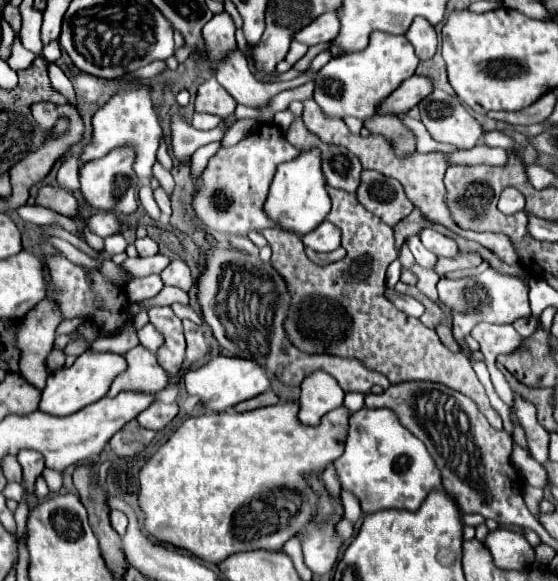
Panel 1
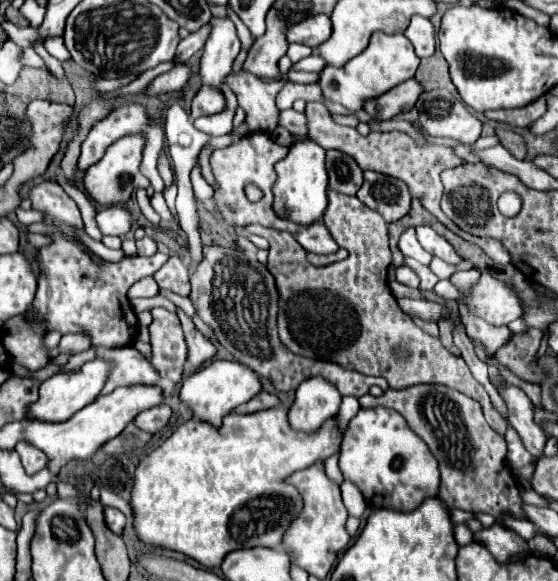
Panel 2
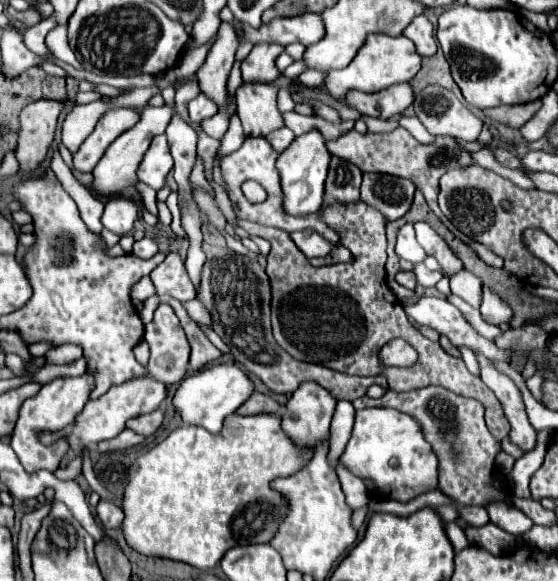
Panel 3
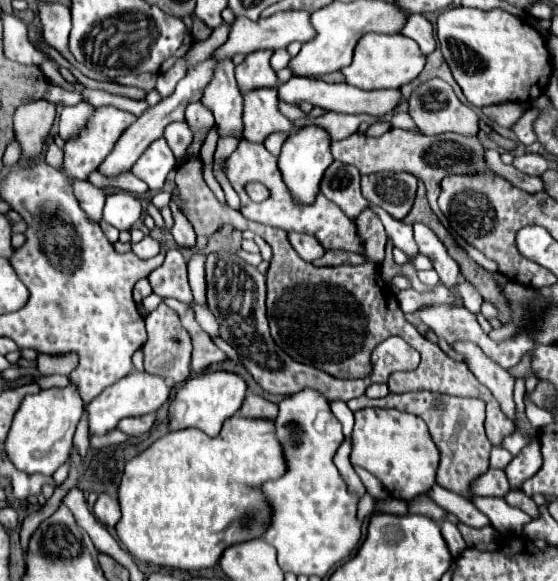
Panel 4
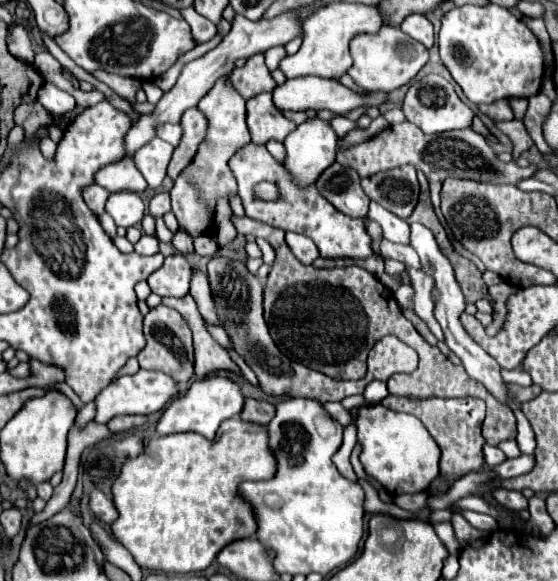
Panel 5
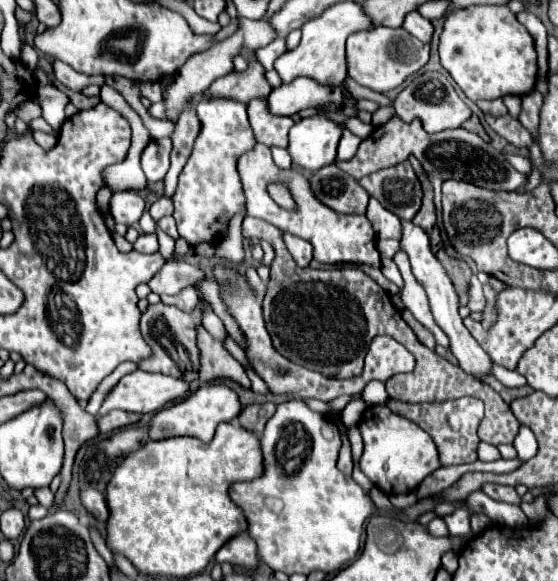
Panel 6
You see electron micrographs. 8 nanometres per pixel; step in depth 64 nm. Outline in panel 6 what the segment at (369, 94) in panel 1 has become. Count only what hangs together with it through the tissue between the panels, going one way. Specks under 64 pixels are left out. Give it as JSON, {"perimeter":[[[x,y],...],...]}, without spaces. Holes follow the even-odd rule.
{"perimeter":[[[378,26],[372,30],[350,34],[346,40],[346,64],[348,76],[358,84],[372,88],[376,92],[388,92],[400,86],[410,74],[418,72],[430,54],[430,42],[424,44],[414,36],[408,36],[404,28],[386,28]]]}

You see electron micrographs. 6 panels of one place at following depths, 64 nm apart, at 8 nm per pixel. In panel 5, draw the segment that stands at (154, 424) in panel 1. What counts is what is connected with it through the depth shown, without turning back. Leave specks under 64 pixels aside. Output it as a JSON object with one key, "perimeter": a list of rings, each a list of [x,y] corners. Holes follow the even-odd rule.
{"perimeter":[[[114,416],[106,426],[108,430],[112,432],[126,432],[126,430],[132,430],[132,428],[138,428],[146,422],[146,416]]]}

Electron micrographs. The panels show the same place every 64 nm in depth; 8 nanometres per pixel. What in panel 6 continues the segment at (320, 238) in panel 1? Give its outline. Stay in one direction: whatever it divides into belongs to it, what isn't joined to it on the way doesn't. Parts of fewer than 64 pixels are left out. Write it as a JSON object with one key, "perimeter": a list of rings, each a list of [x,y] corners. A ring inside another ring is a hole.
{"perimeter":[[[284,234],[284,244],[286,244],[288,252],[292,254],[292,258],[294,258],[294,262],[298,266],[308,266],[310,264],[310,260],[312,260],[312,246],[306,240],[296,238],[292,234]]]}

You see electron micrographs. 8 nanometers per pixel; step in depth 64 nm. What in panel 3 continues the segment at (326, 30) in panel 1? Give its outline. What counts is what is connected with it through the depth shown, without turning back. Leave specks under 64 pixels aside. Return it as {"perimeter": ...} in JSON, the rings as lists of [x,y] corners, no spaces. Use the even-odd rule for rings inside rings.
{"perimeter":[[[304,14],[304,16],[290,16],[290,18],[274,18],[270,22],[262,22],[260,28],[248,28],[248,24],[242,22],[242,32],[238,34],[238,40],[246,40],[256,44],[268,44],[276,42],[280,46],[288,46],[294,40],[304,40],[300,44],[310,46],[318,42],[324,36],[324,26],[320,16],[316,14]]]}

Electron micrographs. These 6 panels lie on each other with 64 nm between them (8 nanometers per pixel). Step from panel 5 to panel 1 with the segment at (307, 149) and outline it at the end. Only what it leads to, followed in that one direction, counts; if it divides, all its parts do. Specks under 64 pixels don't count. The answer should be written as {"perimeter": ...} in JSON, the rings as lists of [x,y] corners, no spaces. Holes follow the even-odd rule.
{"perimeter":[[[318,148],[300,150],[300,154],[294,160],[288,160],[278,166],[276,176],[270,184],[270,194],[264,204],[266,214],[276,220],[284,230],[296,234],[306,234],[314,230],[330,212],[330,198],[326,192],[326,180],[322,172],[322,158]]]}

